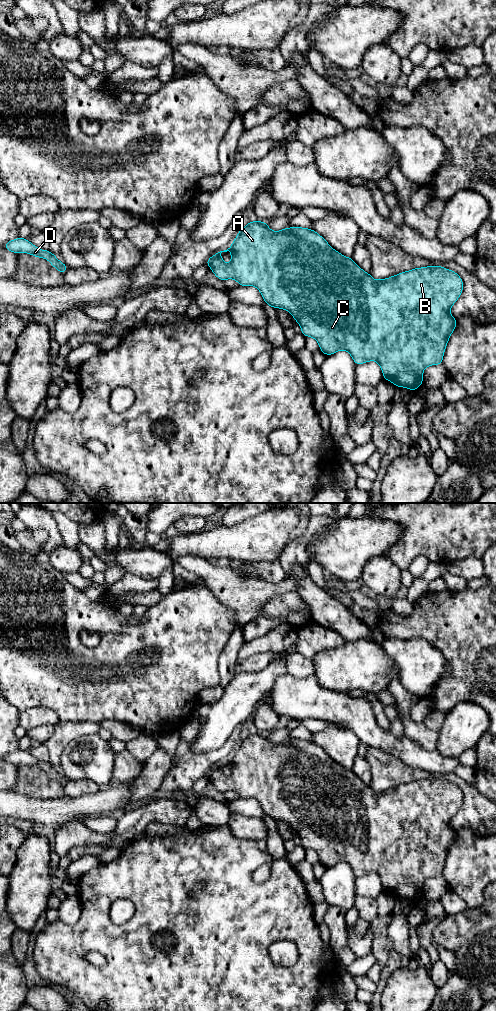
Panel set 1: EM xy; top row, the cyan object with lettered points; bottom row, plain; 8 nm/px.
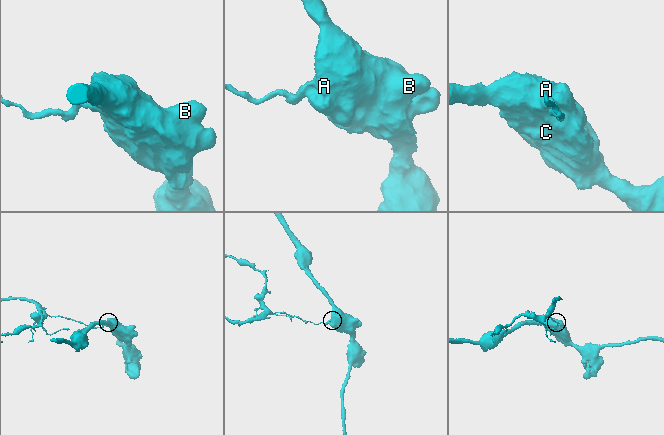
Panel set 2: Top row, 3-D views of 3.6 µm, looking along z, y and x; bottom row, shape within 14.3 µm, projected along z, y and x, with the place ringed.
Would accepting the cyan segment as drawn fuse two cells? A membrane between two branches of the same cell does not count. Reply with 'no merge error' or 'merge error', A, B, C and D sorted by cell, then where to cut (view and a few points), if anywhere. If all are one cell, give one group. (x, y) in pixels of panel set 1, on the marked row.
merge error; A B C / D; cut in xy along (215, 255), (209, 265)

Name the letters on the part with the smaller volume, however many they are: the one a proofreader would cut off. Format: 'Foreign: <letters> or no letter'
Foreign: D

